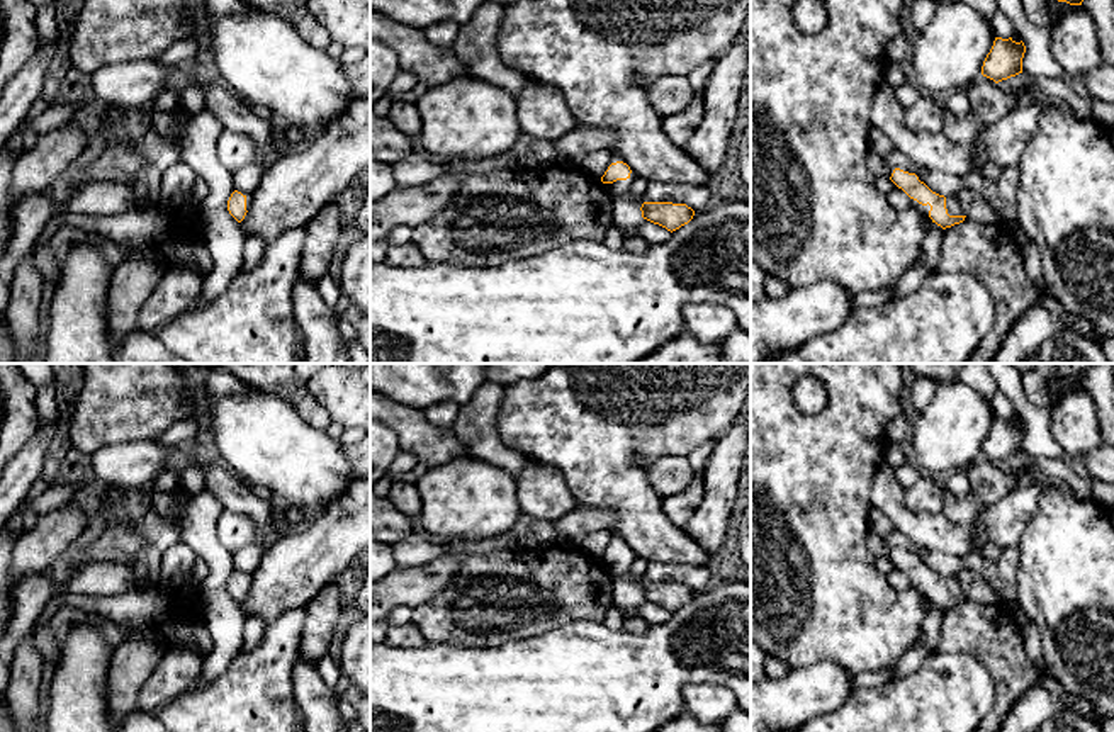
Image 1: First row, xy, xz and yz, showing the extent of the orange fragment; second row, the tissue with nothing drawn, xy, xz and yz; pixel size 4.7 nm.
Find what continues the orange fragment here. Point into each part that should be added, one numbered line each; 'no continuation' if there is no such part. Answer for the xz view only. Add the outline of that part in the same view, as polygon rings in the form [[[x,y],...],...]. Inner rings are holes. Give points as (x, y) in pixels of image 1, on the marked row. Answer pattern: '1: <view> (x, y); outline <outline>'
1: xz (620, 187); outline [[[635,172],[630,173],[630,177],[627,180],[616,180],[613,183],[605,183],[606,189],[610,190],[610,194],[613,194],[615,197],[623,197],[628,195],[632,180],[635,178]]]

